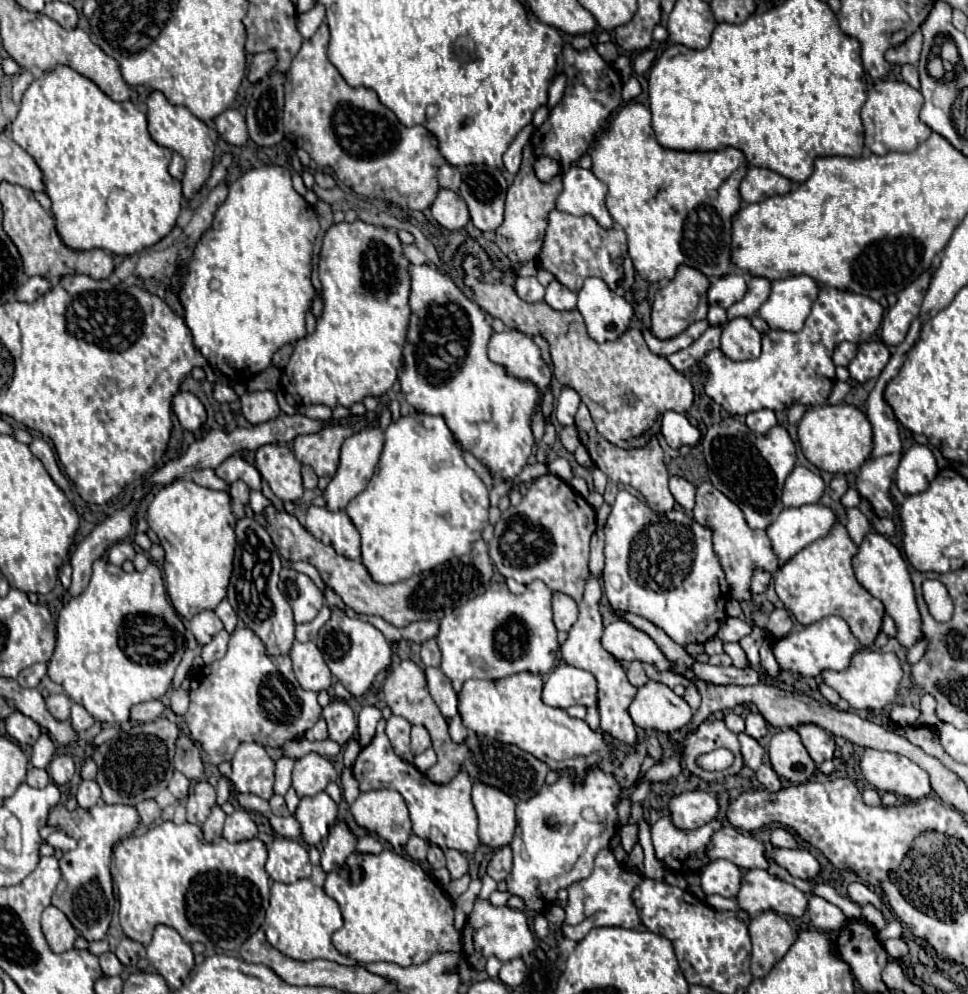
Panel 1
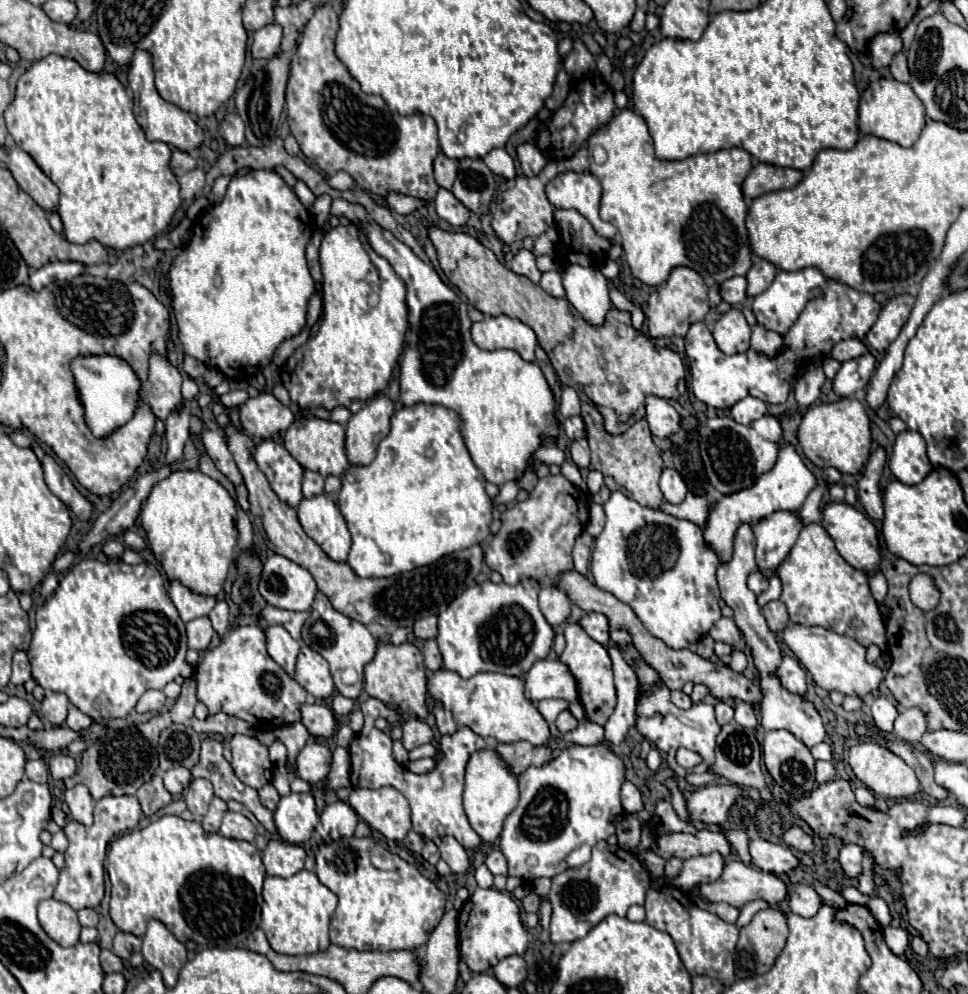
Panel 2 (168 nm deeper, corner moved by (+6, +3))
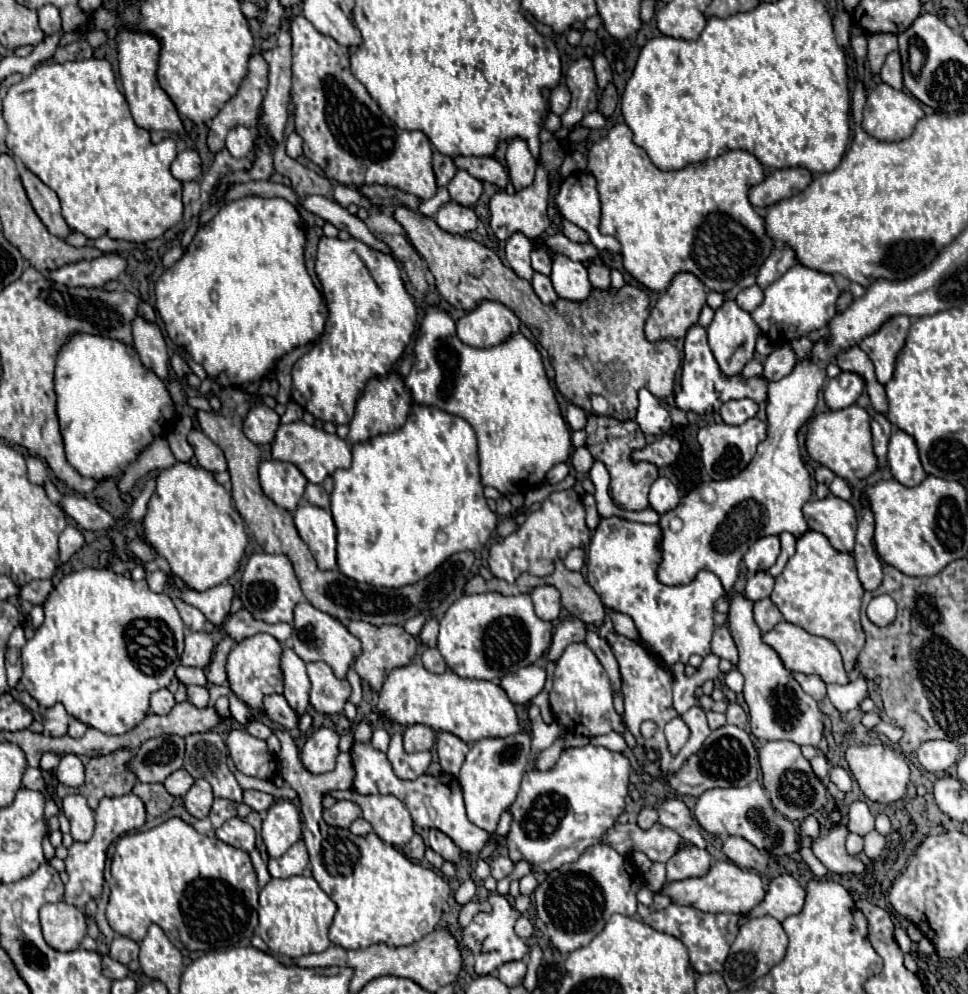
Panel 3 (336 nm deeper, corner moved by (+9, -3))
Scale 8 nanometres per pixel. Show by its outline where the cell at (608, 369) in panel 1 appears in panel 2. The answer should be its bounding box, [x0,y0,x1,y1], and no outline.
[428,226,686,420]

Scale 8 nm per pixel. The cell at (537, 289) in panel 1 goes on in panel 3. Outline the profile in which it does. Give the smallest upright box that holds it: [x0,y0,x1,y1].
[505,232,533,280]

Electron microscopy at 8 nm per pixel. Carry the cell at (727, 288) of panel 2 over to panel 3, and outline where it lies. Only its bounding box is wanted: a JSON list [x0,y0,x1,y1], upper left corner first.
[735,286,763,312]

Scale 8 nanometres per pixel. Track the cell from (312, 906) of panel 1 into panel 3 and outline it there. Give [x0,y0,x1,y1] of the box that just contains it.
[256,876,337,958]

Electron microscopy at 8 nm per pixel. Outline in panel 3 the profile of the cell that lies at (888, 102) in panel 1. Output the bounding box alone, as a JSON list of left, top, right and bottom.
[863,84,923,142]

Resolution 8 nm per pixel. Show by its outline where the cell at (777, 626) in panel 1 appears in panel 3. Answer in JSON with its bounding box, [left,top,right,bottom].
[753,598,783,632]

